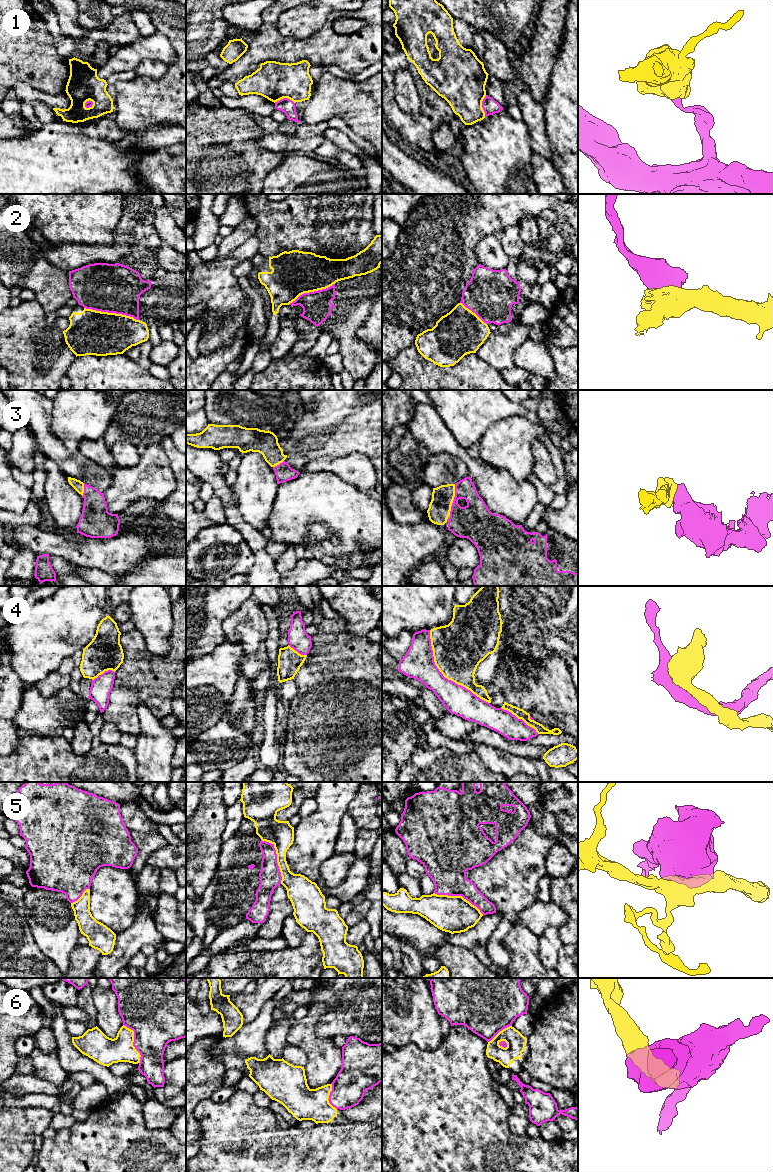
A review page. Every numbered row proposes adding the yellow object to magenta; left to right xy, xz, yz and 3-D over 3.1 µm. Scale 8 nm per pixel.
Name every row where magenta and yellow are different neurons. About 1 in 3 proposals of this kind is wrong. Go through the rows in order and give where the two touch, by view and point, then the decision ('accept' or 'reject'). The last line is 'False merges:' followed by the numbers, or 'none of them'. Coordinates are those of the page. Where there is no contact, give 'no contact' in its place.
1: meets magenta in yz at (482, 105); reject
2: meets magenta in xy at (111, 312); reject
3: meets magenta in yz at (453, 500); accept
4: meets magenta in yz at (443, 676); reject
5: meets magenta in xz at (276, 857); reject
6: meets magenta in xy at (133, 1042); reject
False merges: 1, 2, 4, 5, 6

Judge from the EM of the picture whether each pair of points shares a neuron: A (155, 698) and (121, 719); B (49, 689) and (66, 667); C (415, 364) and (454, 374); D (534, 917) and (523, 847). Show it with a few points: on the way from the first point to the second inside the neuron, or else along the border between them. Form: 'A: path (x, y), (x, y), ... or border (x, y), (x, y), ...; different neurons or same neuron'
A: path (146, 698), (139, 698), (127, 710); same neuron
B: path (55, 683), (62, 677), (63, 673); same neuron
C: path (425, 374), (444, 374); same neuron
D: border (537, 899), (520, 911), (516, 921); different neurons

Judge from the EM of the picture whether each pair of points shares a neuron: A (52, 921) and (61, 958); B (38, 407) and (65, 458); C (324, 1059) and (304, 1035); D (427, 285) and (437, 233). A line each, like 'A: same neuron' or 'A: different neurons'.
A: same neuron
B: same neuron
C: same neuron
D: same neuron

